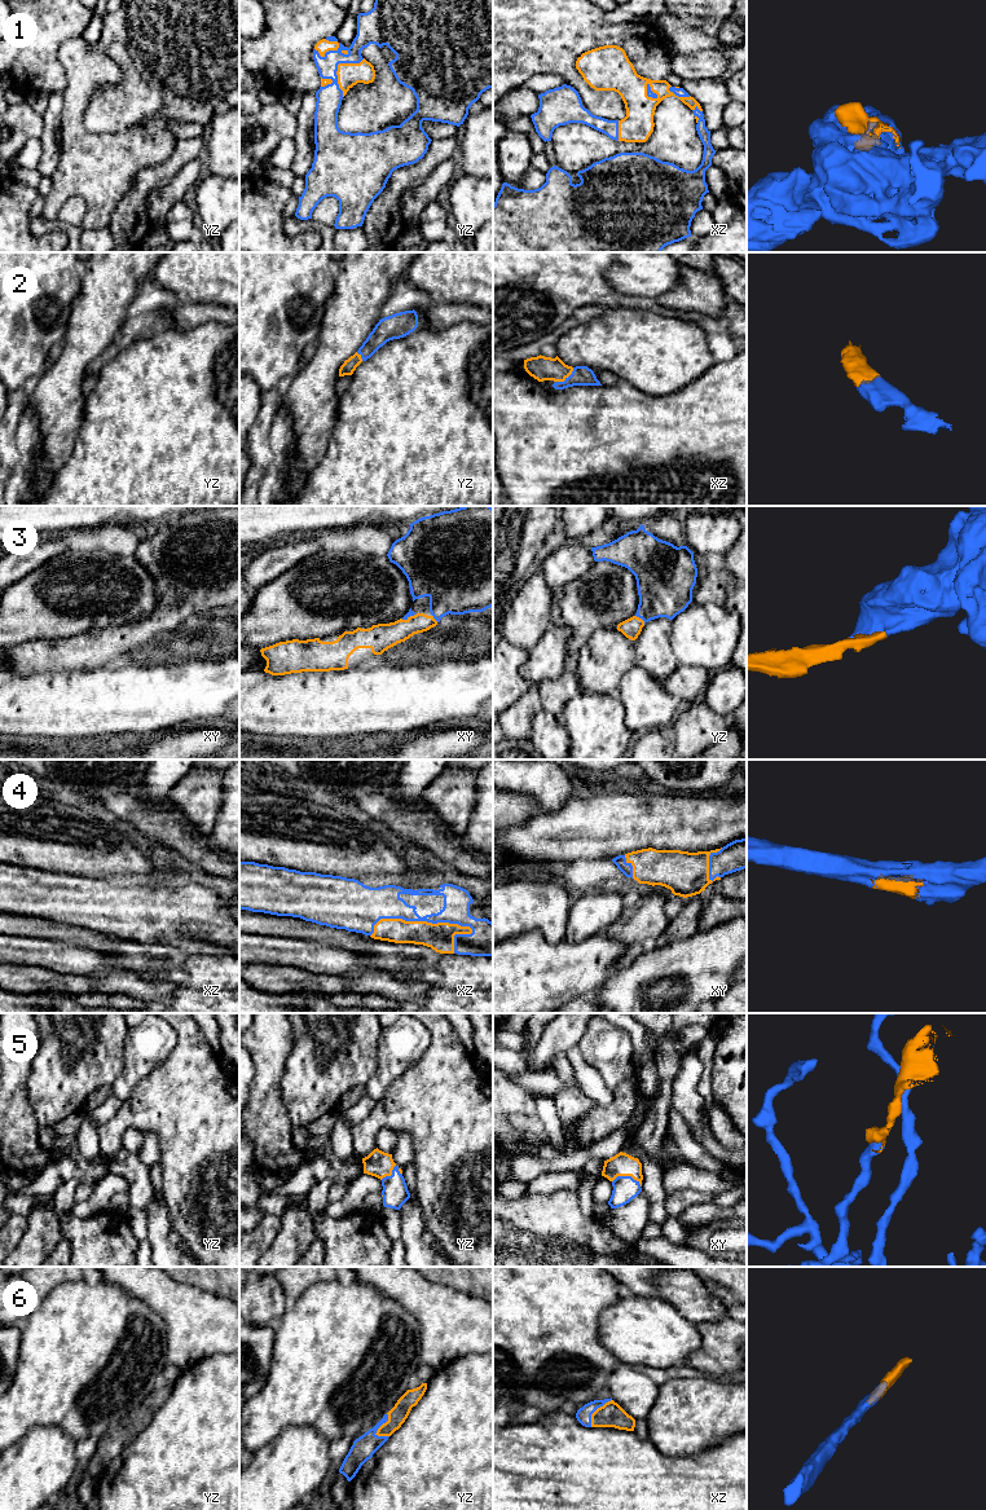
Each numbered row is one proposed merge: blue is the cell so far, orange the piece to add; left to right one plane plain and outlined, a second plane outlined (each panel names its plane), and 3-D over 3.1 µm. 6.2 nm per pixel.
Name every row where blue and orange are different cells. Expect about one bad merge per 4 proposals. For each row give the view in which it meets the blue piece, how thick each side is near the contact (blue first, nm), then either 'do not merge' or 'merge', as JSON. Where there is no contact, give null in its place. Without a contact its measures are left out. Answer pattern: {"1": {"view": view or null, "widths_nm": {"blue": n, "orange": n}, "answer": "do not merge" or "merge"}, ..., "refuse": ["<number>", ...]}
{"1": {"view": "yz", "widths_nm": {"blue": 160, "orange": 140}, "answer": "merge"}, "2": {"view": "xz", "widths_nm": {"blue": 130, "orange": 150}, "answer": "merge"}, "3": {"view": "yz", "widths_nm": {"blue": 340, "orange": 120}, "answer": "merge"}, "4": {"view": "xz", "widths_nm": {"blue": 200, "orange": 180}, "answer": "merge"}, "5": {"view": "xy", "widths_nm": {"blue": 160, "orange": 140}, "answer": "merge"}, "6": {"view": "yz", "widths_nm": {"blue": 140, "orange": 110}, "answer": "merge"}, "refuse": []}

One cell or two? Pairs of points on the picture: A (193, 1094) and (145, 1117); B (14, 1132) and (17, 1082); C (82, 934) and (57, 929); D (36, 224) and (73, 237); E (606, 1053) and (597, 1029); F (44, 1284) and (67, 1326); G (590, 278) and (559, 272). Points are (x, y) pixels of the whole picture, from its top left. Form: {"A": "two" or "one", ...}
{"A": "one", "B": "one", "C": "one", "D": "one", "E": "one", "F": "two", "G": "one"}

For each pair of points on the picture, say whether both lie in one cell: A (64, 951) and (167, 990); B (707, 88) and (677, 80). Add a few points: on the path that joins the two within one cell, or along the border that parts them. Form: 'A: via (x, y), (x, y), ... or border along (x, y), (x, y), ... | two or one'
A: via (89, 963), (110, 980), (122, 980), (141, 987) | one
B: border along (683, 79), (681, 87) | two

